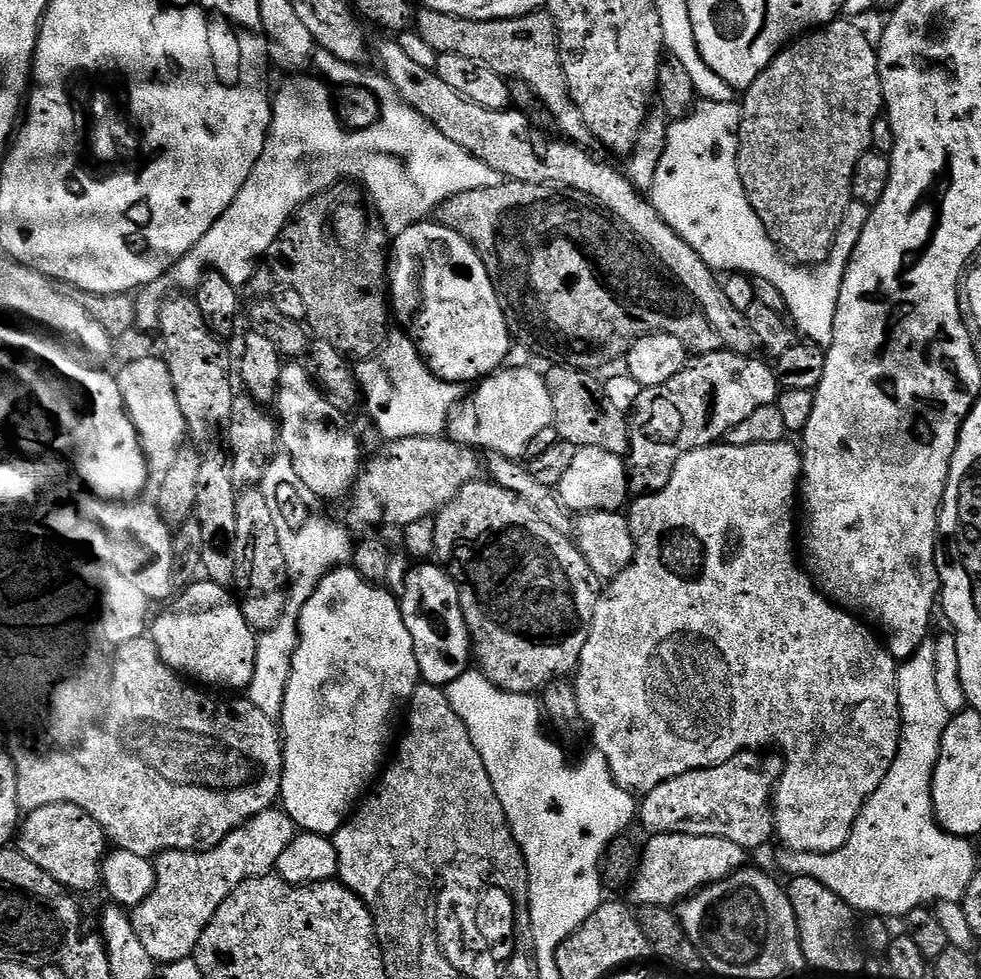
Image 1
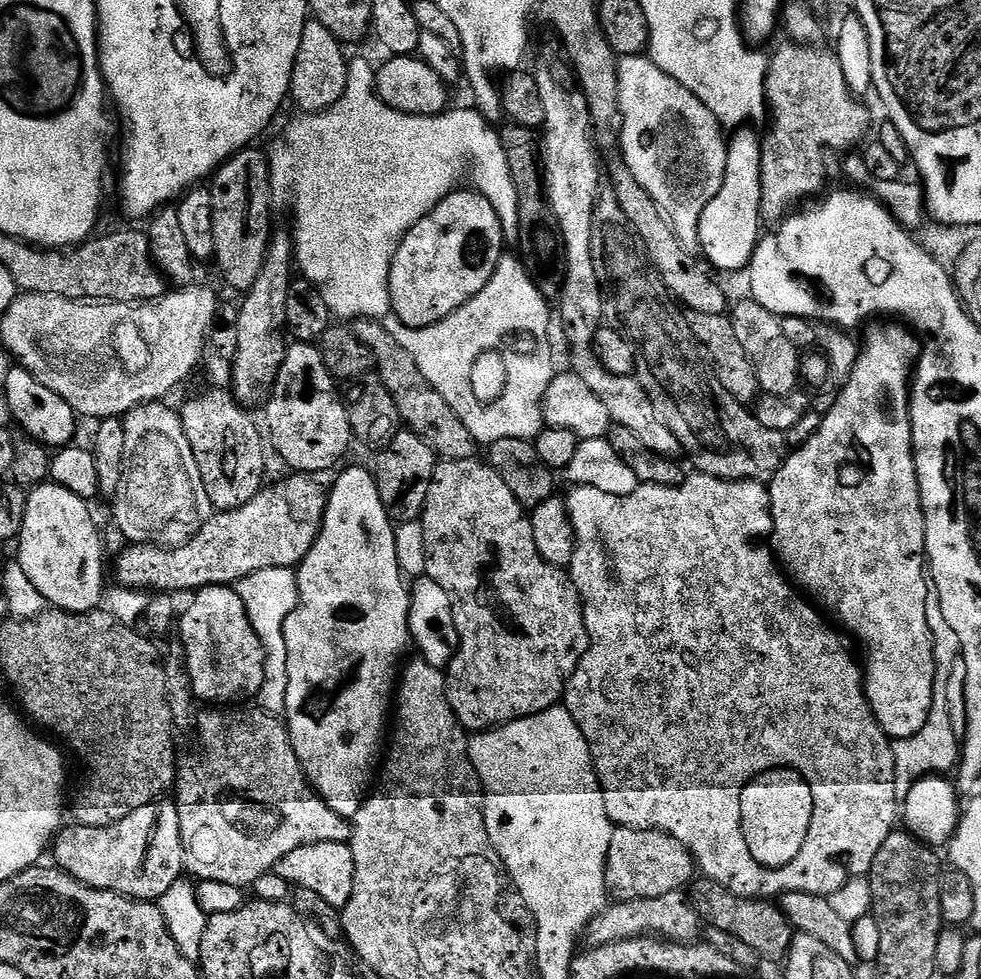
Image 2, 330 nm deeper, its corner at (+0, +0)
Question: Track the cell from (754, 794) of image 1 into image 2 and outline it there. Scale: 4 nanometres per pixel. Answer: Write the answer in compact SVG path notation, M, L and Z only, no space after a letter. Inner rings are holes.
M613 827L610 850L606 858L606 886L613 901L657 900L671 892L681 891L685 887L683 884L687 885L693 879L692 872L694 876L694 861L691 854L673 836L657 832L655 828Z

